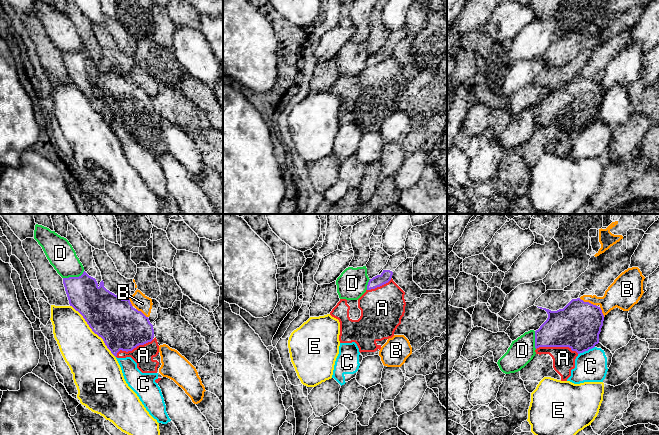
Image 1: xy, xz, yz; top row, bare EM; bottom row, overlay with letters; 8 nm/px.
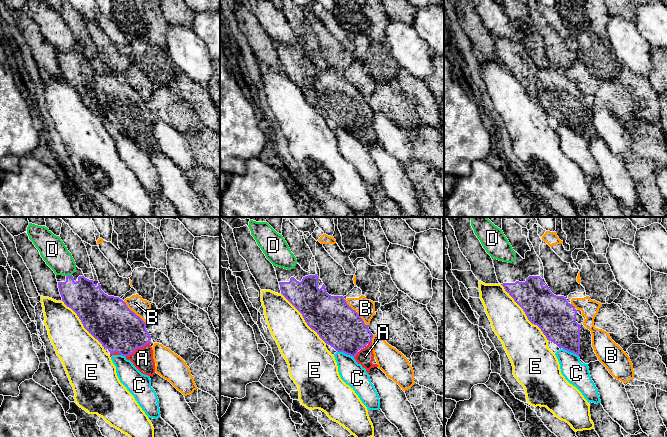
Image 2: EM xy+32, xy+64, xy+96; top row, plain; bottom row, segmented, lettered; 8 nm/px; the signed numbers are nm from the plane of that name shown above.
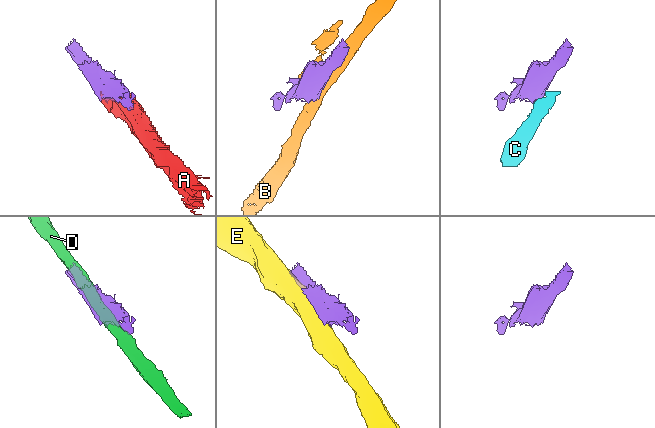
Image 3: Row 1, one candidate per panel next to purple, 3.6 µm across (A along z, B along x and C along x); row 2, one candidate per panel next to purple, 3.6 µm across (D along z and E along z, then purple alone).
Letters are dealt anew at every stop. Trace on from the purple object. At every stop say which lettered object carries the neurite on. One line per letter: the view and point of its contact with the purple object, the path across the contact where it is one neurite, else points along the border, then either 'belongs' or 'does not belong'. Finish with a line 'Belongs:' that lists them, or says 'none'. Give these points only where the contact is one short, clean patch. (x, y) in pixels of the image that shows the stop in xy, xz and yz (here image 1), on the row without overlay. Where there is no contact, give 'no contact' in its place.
A: yz (557, 122) | belongs
B: yz (588, 78) | does not belong
C: yz (586, 126) | along yz (594, 122), (578, 130) | does not belong
D: xy (73, 53) | does not belong
E: xy (93, 107) | does not belong
Belongs: A

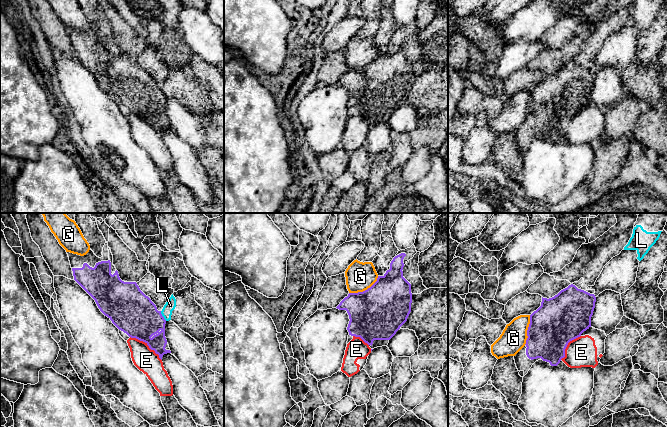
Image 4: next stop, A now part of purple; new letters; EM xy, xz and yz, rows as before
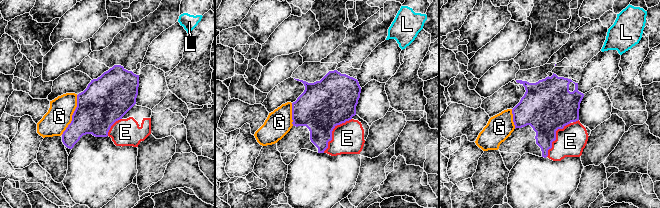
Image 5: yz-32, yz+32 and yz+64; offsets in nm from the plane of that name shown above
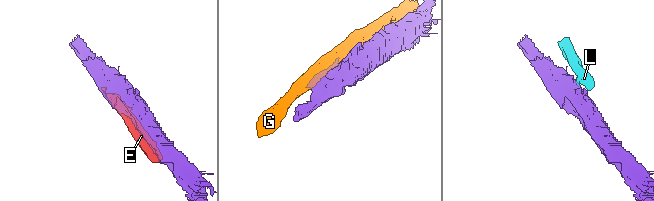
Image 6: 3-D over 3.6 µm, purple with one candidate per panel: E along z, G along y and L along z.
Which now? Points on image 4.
E: xy (147, 120) | does not belong
G: xz (365, 66) | does not belong
L: xy (162, 92) | along xy (160, 87), (166, 96) | does not belong
Belongs: none

